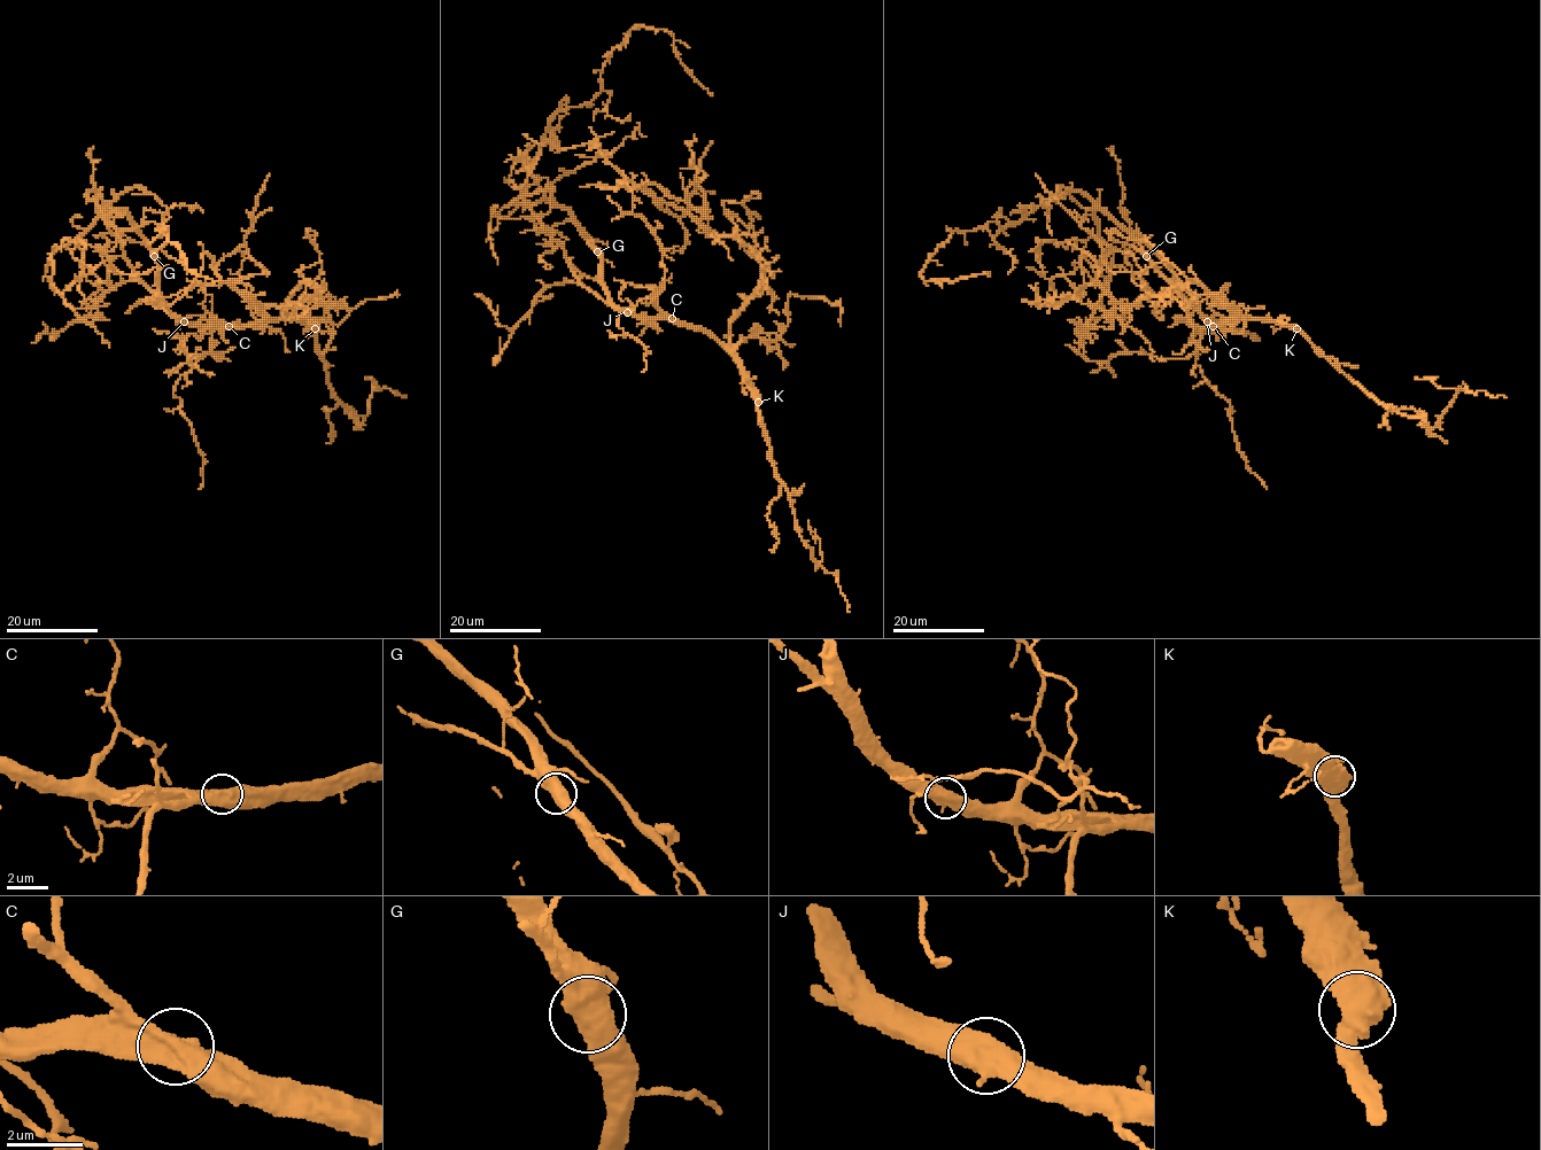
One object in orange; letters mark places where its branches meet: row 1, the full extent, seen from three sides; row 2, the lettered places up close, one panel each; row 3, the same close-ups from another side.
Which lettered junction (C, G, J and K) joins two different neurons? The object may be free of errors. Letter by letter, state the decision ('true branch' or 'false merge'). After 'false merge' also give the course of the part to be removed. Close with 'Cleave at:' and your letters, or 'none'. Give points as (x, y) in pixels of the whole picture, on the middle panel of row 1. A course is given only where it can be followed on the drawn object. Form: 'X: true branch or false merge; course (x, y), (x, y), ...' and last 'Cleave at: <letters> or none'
C: true branch
G: true branch
J: true branch
K: false merge; course (758, 402), (759, 424), (775, 473), (787, 490), (800, 539), (811, 557), (836, 575), (849, 611)
Cleave at: K

